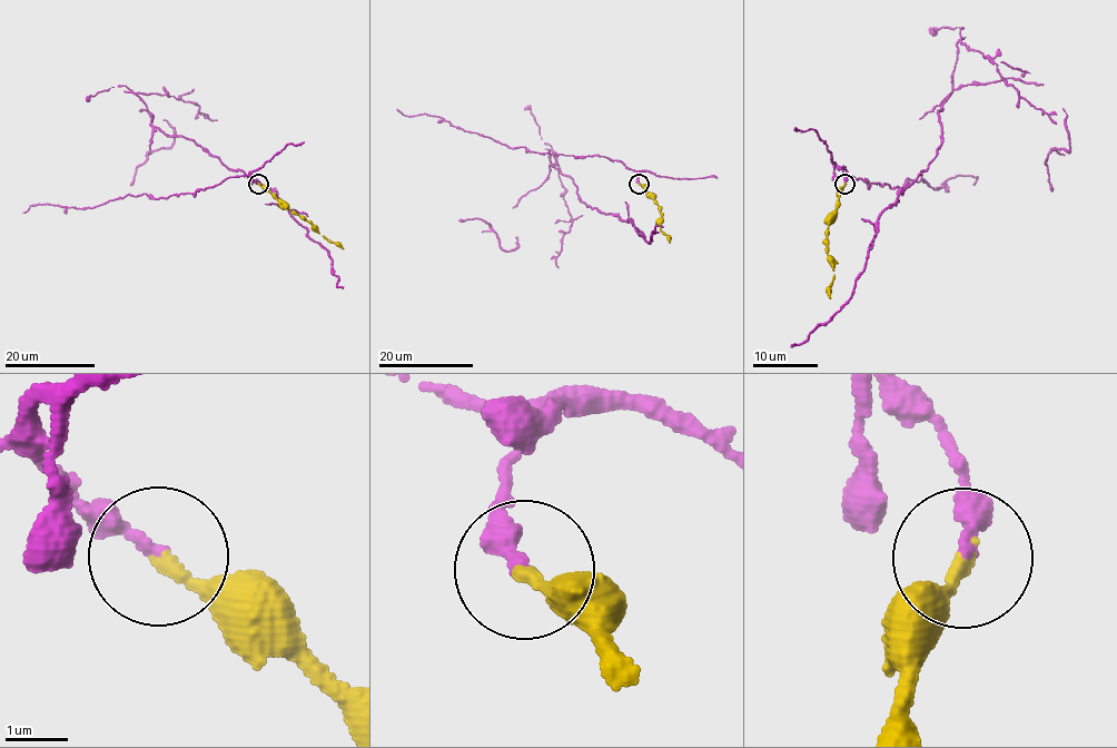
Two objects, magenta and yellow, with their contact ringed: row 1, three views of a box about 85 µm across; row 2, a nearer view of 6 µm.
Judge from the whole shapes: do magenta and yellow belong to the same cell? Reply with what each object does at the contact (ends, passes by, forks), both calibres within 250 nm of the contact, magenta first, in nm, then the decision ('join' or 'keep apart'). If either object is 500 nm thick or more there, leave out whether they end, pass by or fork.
magenta ends | yellow ends | 200/220 nm | keep apart

